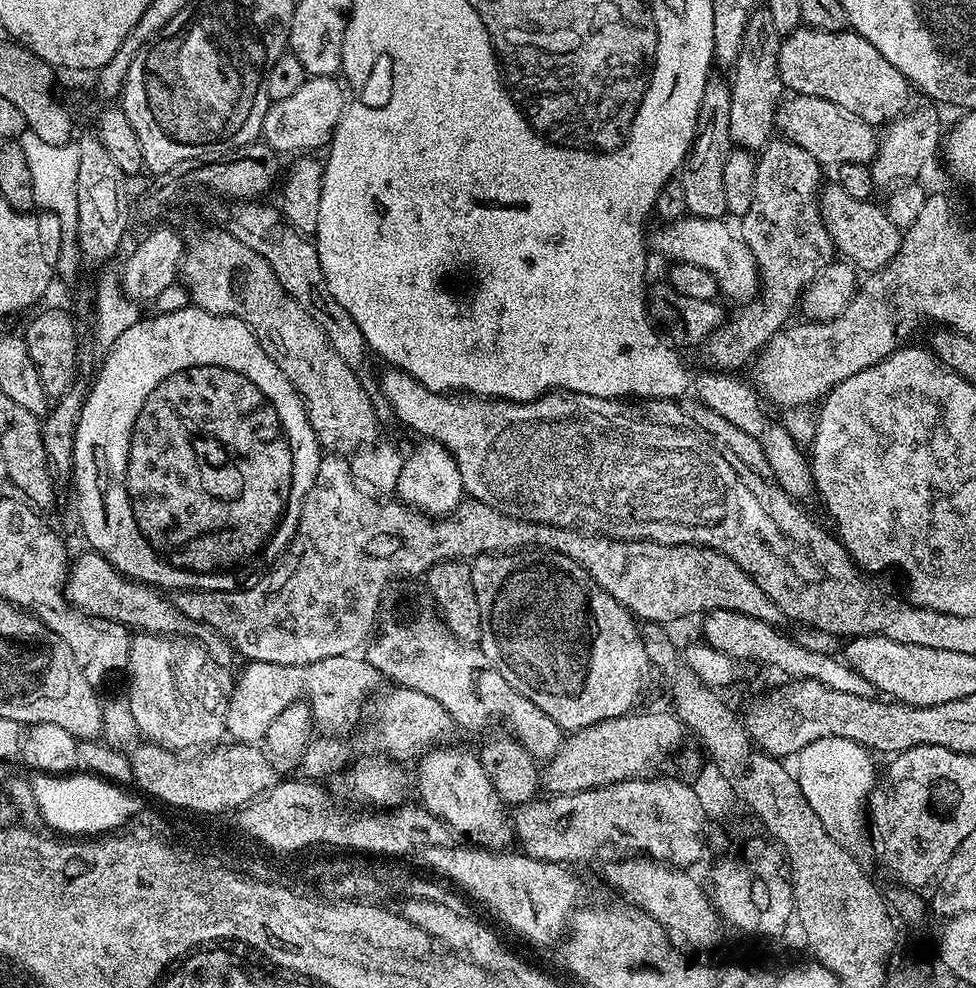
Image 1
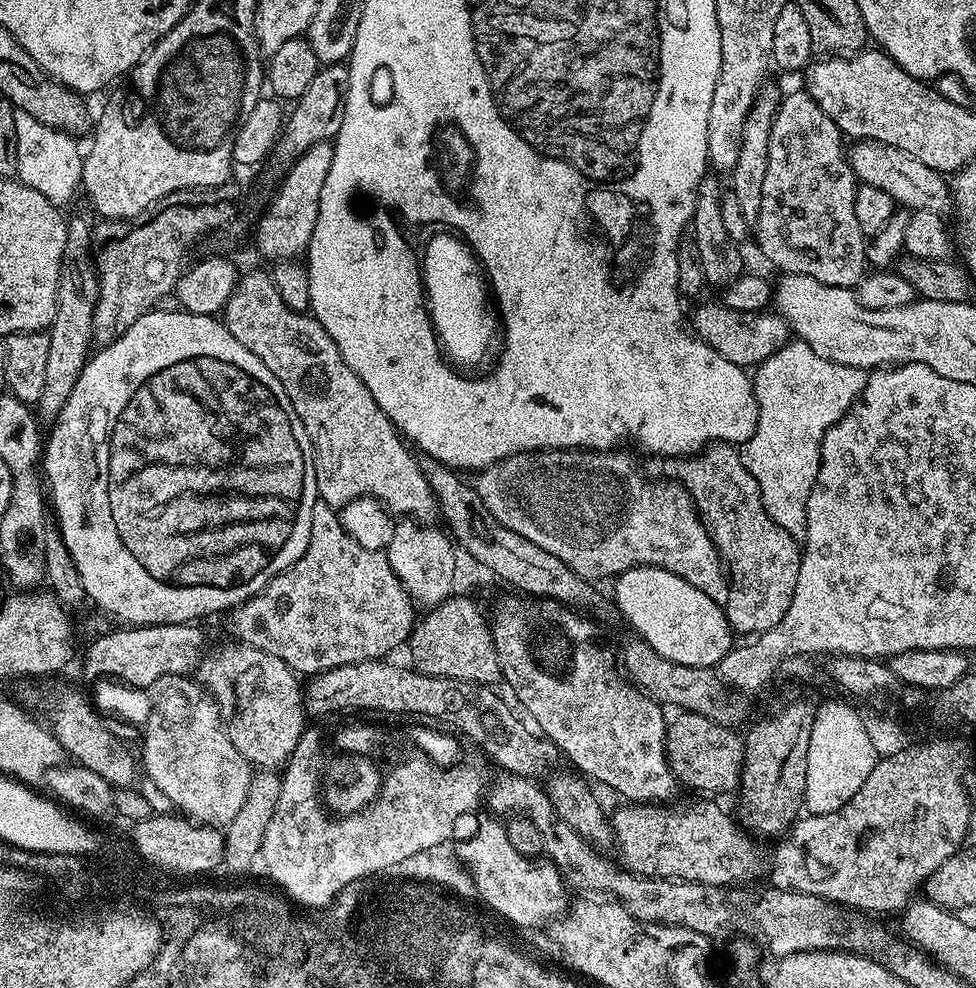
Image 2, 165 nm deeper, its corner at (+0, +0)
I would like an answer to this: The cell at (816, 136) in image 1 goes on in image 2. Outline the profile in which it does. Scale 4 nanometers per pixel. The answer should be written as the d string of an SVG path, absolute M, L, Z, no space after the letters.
M857 140L847 149L846 155L848 165L854 170L859 183L886 190L886 194L890 194L890 198L895 200L897 205L912 212L930 210L941 214L952 208L949 181L941 173L926 166L926 162L918 162L914 154L906 154L906 150L898 150L894 146L886 146L873 140Z

